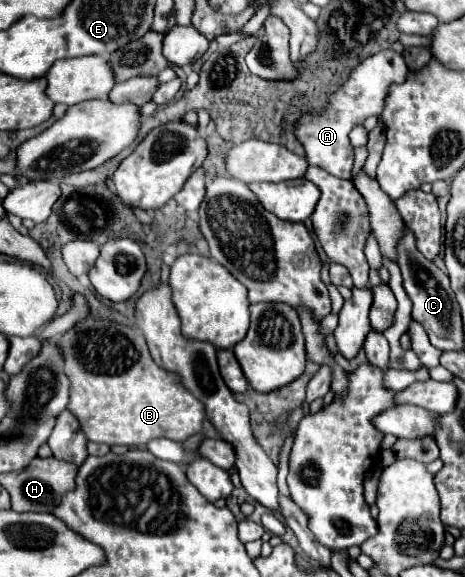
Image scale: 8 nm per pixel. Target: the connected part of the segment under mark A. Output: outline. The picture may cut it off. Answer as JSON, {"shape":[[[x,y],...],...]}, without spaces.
{"shape":[[[387,49],[387,53],[377,53],[375,57],[361,61],[361,65],[355,67],[351,77],[347,79],[347,85],[343,85],[343,89],[339,89],[339,93],[335,97],[331,97],[331,109],[327,109],[327,113],[317,115],[317,117],[305,115],[297,123],[295,135],[305,147],[309,165],[317,165],[335,177],[351,179],[353,147],[349,143],[349,131],[353,129],[355,123],[363,123],[371,115],[381,115],[389,87],[393,83],[403,83],[407,77],[407,71],[409,69],[407,69],[403,57],[391,49]]]}

